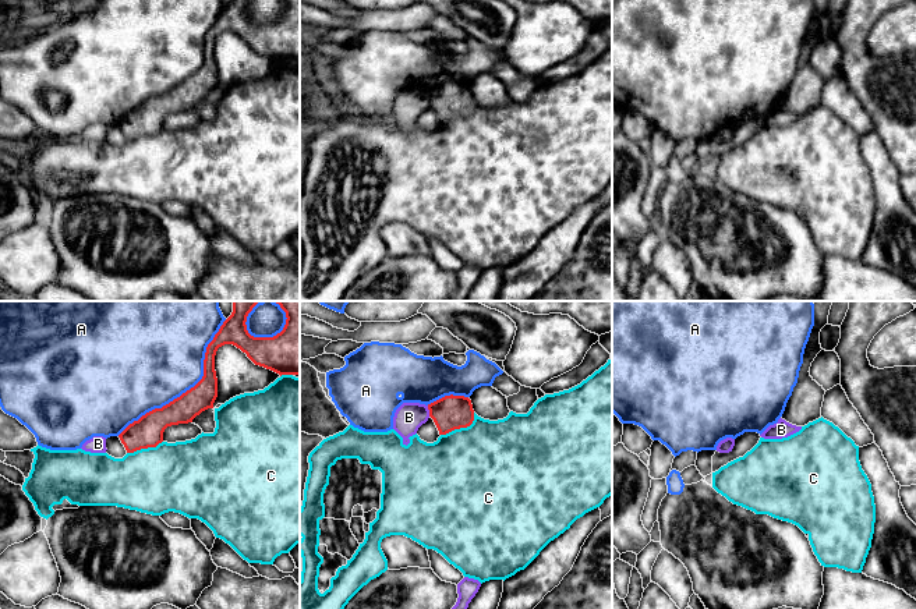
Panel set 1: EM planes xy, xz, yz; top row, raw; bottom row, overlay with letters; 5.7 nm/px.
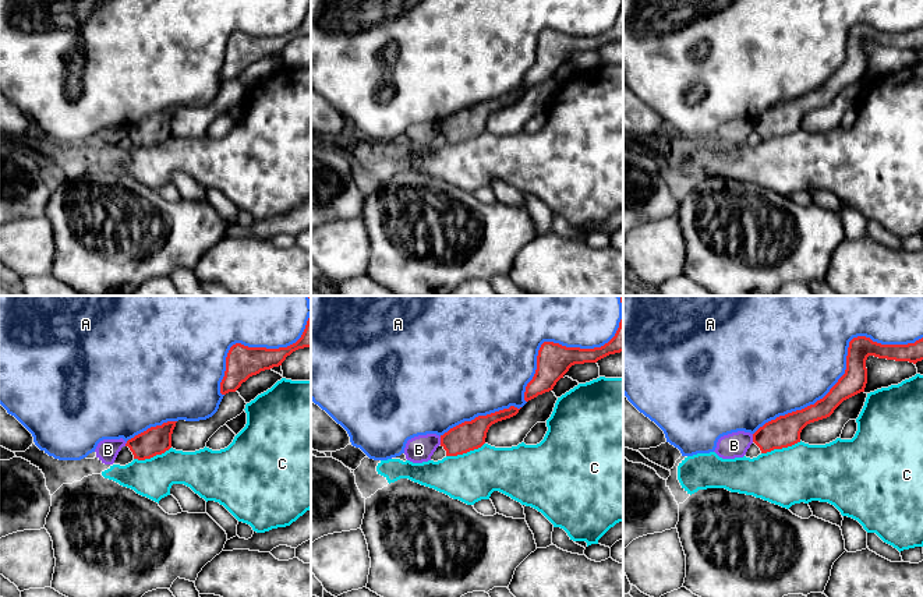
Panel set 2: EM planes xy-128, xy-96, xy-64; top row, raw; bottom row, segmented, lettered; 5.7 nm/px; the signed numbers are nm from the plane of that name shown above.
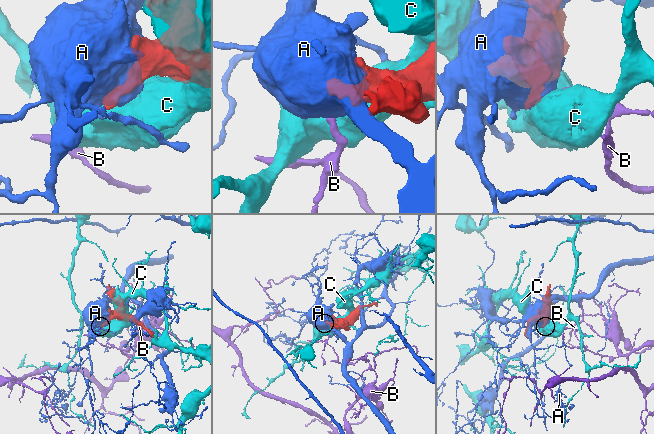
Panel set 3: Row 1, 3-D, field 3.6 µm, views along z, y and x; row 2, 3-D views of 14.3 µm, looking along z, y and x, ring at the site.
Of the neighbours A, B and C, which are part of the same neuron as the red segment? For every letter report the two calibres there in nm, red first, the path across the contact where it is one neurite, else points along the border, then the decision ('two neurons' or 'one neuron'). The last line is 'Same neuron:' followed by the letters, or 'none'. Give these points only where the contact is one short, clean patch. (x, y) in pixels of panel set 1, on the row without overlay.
A: calibres 160 and 480 nm; two neurons
B: calibres 200 and 170 nm; border xz (427, 94), (430, 103); two neurons
C: calibres 200 and 480 nm; two neurons
Same neuron: none

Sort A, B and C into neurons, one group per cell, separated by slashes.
A / B / C

